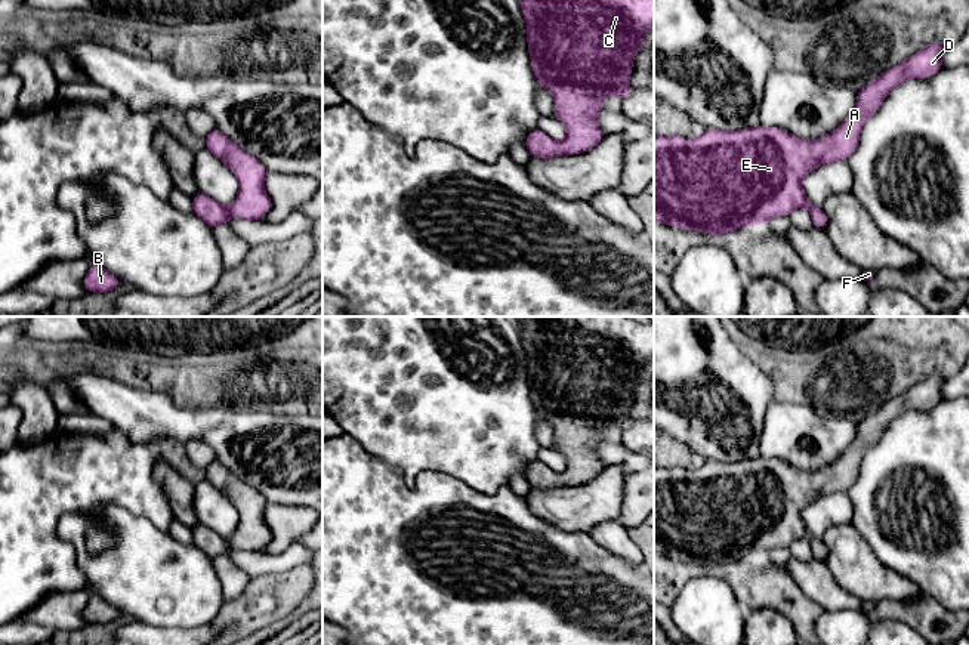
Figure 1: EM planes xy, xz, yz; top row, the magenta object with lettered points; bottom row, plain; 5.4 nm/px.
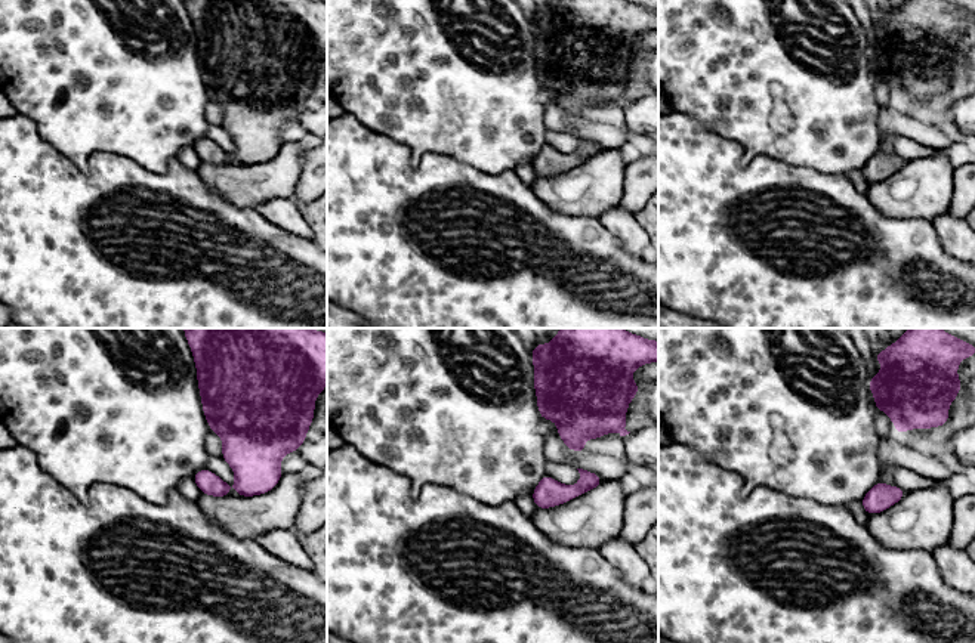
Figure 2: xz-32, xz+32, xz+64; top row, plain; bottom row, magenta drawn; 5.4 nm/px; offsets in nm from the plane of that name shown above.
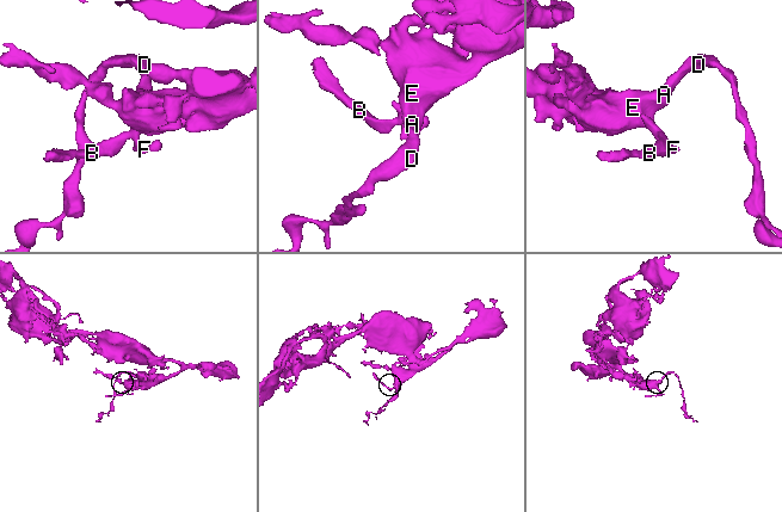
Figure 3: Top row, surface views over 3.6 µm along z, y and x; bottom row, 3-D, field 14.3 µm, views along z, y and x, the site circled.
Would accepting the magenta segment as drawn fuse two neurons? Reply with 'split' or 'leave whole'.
leave whole

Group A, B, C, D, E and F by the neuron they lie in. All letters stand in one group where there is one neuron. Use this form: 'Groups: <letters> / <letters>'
Groups: A B C D E F

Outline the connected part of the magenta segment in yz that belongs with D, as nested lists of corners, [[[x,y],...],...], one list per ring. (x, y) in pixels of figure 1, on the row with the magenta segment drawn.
[[[928,44],[883,71],[857,92],[857,105],[846,120],[834,132],[815,141],[803,141],[783,129],[762,124],[731,132],[704,129],[698,138],[654,138],[654,220],[713,237],[762,225],[774,217],[790,216],[799,207],[808,207],[812,225],[824,229],[827,215],[823,207],[808,201],[802,179],[820,166],[846,161],[858,146],[867,118],[880,108],[894,87],[908,78],[929,78],[942,70],[945,44]]]

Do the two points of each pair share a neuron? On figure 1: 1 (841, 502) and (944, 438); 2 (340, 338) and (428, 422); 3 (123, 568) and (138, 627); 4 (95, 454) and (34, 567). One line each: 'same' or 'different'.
1: different
2: same
3: different
4: same

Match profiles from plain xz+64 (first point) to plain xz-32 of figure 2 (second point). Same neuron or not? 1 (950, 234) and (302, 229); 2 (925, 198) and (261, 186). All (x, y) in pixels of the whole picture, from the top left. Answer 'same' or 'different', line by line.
1: same
2: same

